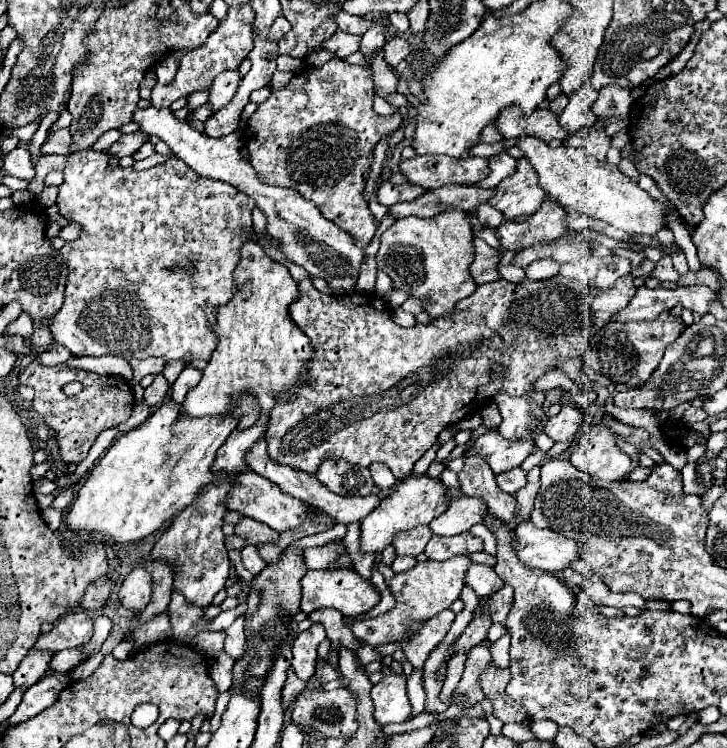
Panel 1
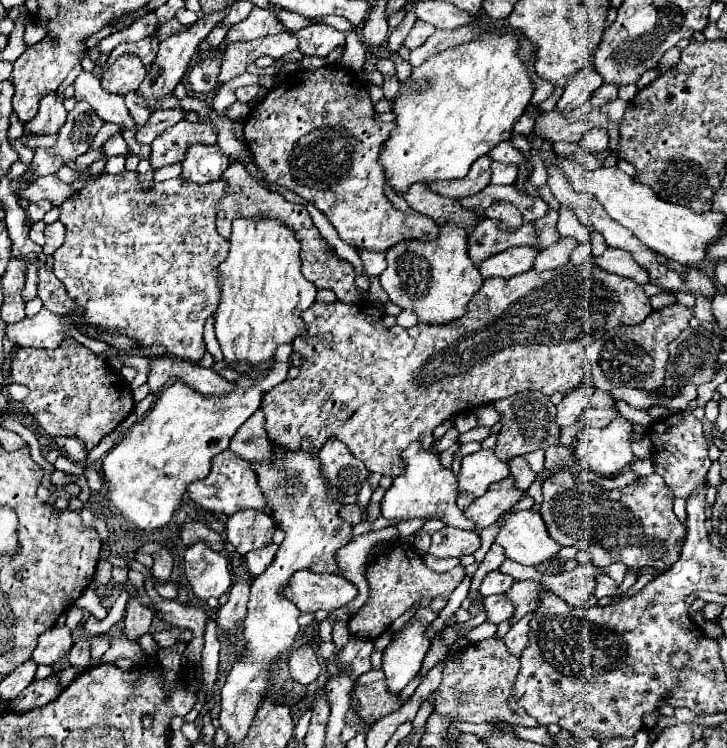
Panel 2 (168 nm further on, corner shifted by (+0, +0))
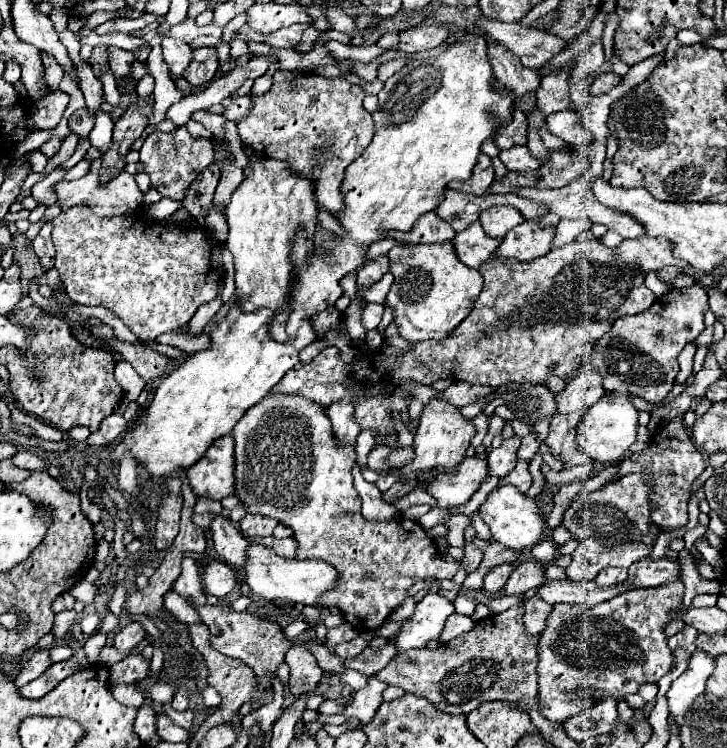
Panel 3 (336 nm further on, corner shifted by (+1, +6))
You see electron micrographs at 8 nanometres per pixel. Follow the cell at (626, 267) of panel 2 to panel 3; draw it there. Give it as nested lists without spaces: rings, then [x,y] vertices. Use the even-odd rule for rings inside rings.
[[[635,238],[635,240],[623,240],[615,250],[613,256],[617,256],[617,260],[621,262],[629,262],[629,264],[637,264],[641,266],[641,270],[651,272],[651,270],[659,270],[663,266],[687,266],[687,262],[677,260],[671,252],[671,242],[663,240],[663,238]]]

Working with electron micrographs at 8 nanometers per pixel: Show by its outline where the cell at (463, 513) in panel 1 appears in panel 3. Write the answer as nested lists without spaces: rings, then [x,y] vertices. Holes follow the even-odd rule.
[[[517,460],[517,466],[515,466],[505,478],[499,480],[499,486],[503,486],[503,484],[513,484],[521,494],[525,494],[525,492],[529,490],[531,482],[533,482],[527,466],[529,466],[529,464],[527,464],[525,460]]]

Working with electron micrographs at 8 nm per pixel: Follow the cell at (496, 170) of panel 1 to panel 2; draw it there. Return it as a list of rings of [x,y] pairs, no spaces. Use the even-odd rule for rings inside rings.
[[[492,162],[492,184],[514,184],[516,178],[518,178],[516,164]]]

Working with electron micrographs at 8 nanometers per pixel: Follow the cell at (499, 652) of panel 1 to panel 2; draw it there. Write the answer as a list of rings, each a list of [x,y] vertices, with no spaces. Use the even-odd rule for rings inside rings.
[[[534,612],[526,614],[524,618],[520,618],[520,620],[510,628],[510,632],[504,636],[506,646],[510,648],[510,654],[514,654],[514,656],[520,656],[522,650],[528,646],[528,630],[530,630],[528,622],[530,622],[532,614],[534,614]]]

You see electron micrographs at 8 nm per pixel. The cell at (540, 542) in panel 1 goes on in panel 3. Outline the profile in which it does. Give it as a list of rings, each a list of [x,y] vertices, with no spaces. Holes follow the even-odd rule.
[[[511,484],[495,488],[487,496],[487,500],[479,506],[479,512],[481,512],[483,520],[485,520],[485,524],[491,528],[493,540],[501,542],[503,546],[507,546],[507,548],[511,548],[515,552],[531,550],[543,538],[545,520],[543,520],[543,514],[541,514],[541,506],[537,504],[535,498],[529,498],[529,496],[517,492],[517,488],[511,486]]]

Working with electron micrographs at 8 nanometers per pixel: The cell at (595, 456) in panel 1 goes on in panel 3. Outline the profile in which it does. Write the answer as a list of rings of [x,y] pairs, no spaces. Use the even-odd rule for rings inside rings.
[[[607,392],[597,404],[593,404],[585,418],[579,422],[577,426],[577,446],[587,452],[587,456],[593,462],[601,462],[601,464],[613,464],[613,462],[621,462],[627,452],[629,446],[635,442],[637,436],[637,410],[635,406],[629,402],[629,394],[623,392]]]

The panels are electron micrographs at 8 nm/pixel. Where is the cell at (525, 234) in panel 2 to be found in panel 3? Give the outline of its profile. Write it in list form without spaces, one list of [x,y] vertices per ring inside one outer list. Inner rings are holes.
[[[479,222],[471,224],[467,230],[459,232],[453,238],[453,246],[459,260],[469,268],[479,268],[483,262],[487,262],[491,254],[497,250],[499,242],[501,240],[495,240],[489,234],[485,234]]]

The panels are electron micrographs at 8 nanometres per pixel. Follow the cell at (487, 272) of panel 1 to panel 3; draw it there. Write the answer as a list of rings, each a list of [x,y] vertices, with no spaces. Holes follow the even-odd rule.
[[[523,222],[509,230],[501,240],[495,256],[499,258],[517,258],[519,262],[531,262],[539,256],[545,256],[551,248],[555,228],[541,228],[533,222]]]

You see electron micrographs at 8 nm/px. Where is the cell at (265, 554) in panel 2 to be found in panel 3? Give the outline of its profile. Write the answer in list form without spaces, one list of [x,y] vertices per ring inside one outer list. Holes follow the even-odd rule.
[[[267,536],[267,538],[251,538],[249,542],[251,542],[251,544],[263,544],[263,546],[271,548],[277,556],[283,556],[283,558],[295,558],[297,542],[295,542],[293,538],[277,540],[277,538],[273,538],[273,536]]]

